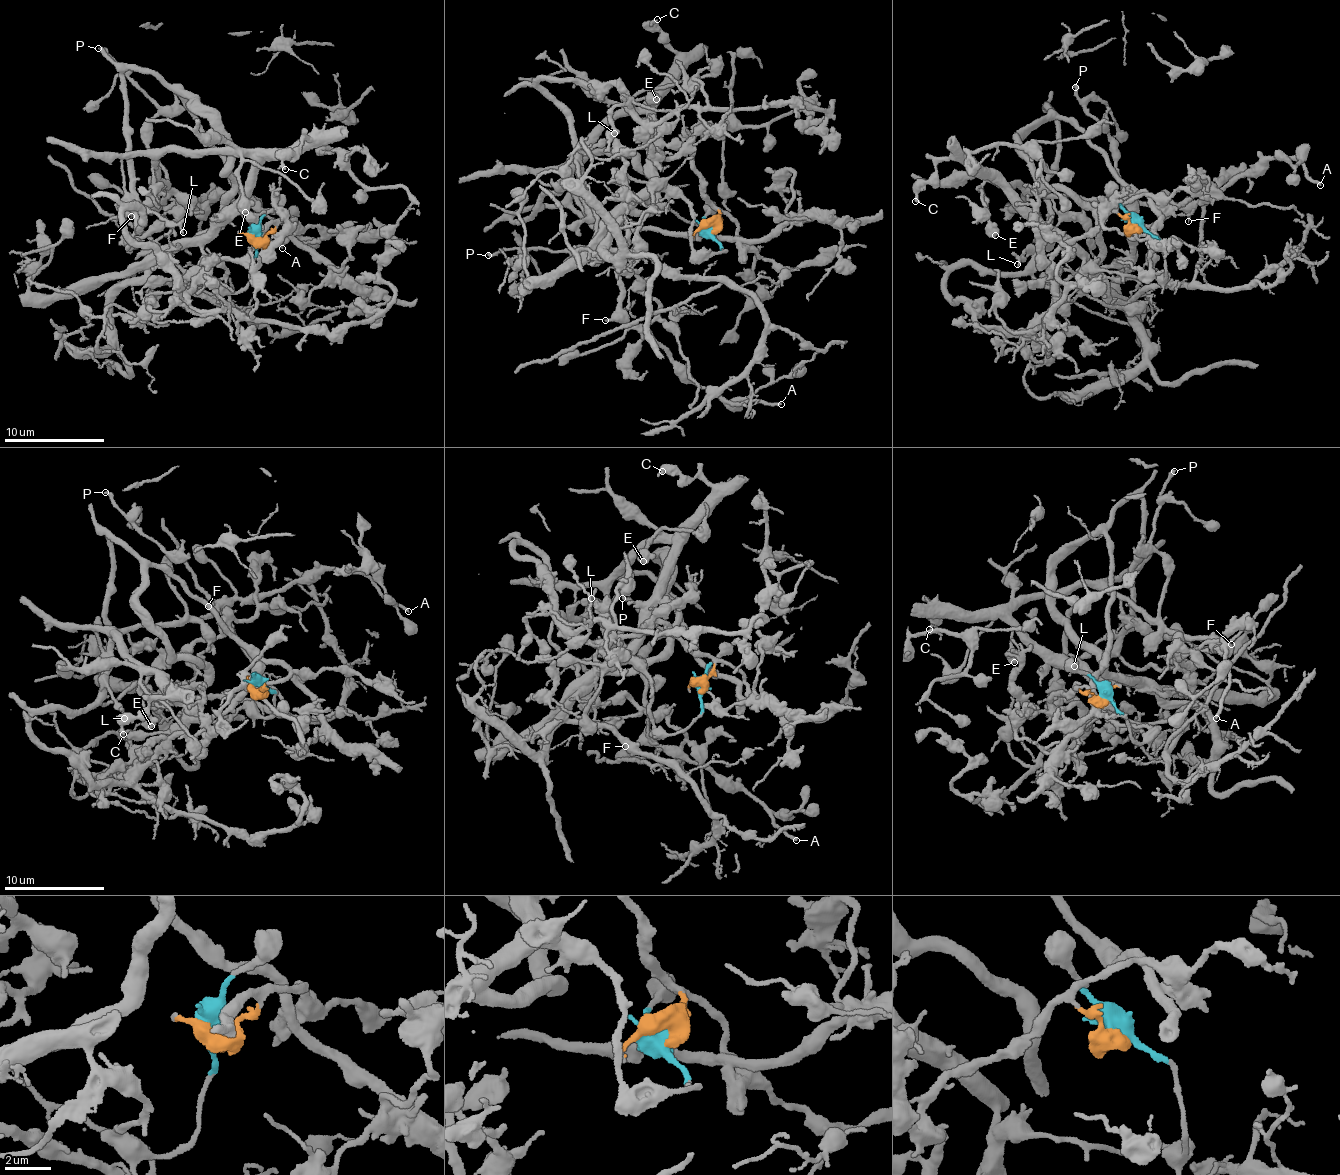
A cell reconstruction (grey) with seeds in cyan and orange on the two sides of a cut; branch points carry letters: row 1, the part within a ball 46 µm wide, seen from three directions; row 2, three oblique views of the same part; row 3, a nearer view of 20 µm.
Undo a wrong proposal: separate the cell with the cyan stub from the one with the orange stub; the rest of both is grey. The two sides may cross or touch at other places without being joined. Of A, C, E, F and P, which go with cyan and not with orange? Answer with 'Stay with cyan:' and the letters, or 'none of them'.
Stay with cyan: A, C, E, F, P

